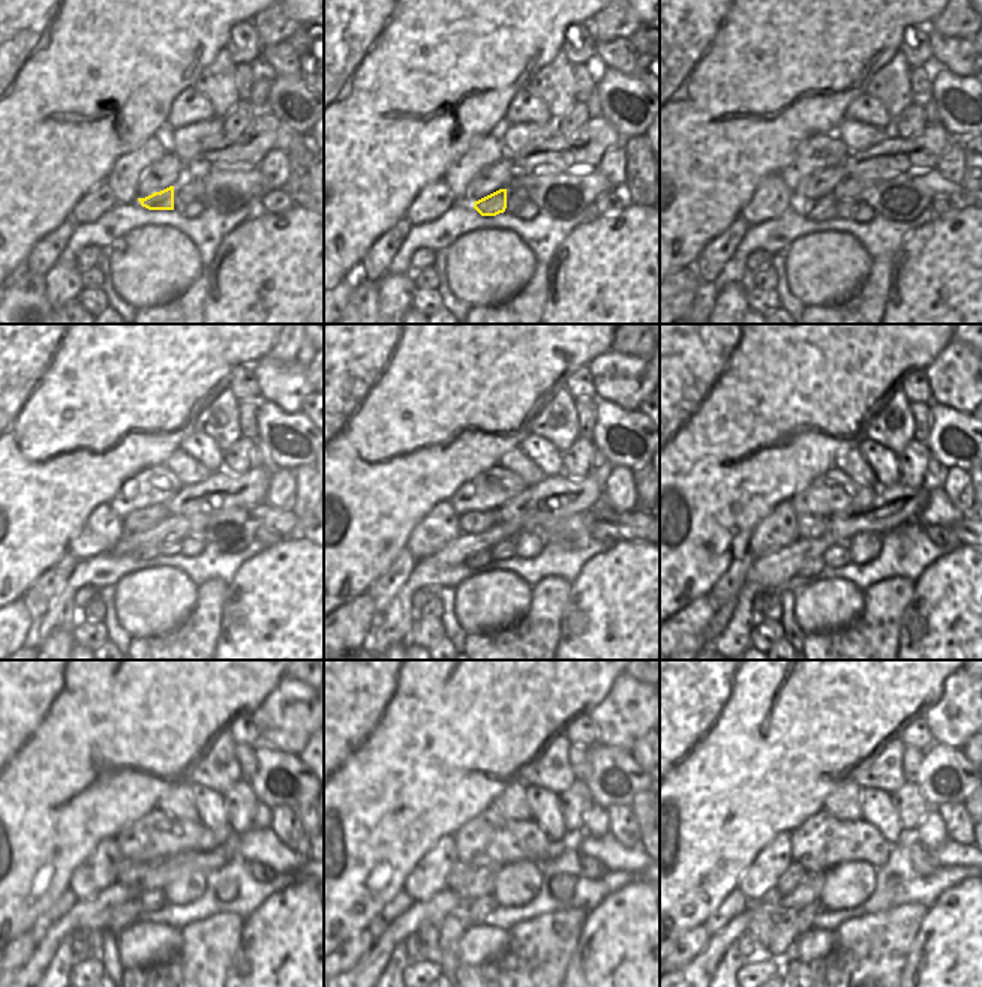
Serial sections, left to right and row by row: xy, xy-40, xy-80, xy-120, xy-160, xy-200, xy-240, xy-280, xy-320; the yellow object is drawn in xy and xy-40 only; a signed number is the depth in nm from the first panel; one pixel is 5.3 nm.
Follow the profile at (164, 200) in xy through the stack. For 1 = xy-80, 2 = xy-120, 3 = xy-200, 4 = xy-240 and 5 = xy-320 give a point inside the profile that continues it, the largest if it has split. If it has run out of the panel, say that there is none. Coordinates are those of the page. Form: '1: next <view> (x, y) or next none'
1: next xy-80 (823, 209)
2: next xy-120 (143, 552)
3: next xy-200 (811, 569)
4: next xy-240 (129, 912)
5: next xy-320 (784, 933)

